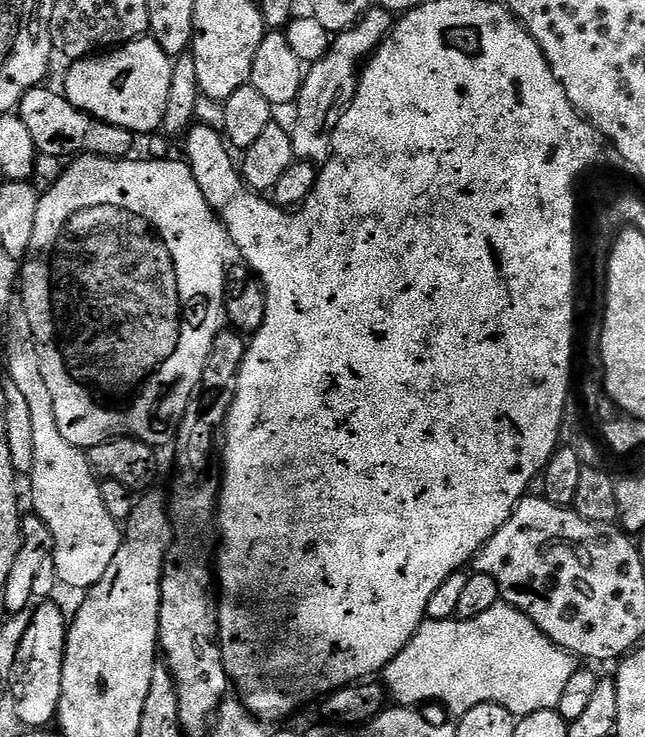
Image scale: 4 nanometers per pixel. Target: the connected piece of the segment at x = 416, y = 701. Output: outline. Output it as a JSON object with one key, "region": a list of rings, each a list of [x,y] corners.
{"region":[[[501,602],[490,606],[486,614],[478,614],[478,618],[425,619],[414,638],[410,638],[404,649],[384,667],[382,683],[389,697],[400,706],[424,706],[420,704],[437,700],[453,712],[453,717],[459,718],[466,714],[466,710],[474,710],[474,706],[482,702],[494,702],[498,706],[506,706],[506,710],[519,718],[538,710],[556,709],[577,667],[577,657],[542,634],[525,612]]]}

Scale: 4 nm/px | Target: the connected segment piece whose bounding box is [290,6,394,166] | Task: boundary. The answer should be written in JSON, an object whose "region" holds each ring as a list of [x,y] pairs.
{"region":[[[379,6],[369,8],[359,22],[353,24],[347,32],[339,33],[329,43],[327,54],[319,57],[313,63],[316,64],[313,68],[311,65],[305,71],[300,97],[294,105],[296,121],[290,124],[296,160],[305,160],[317,166],[328,163],[328,157],[332,155],[332,139],[338,122],[342,114],[346,114],[346,110],[351,108],[352,99],[356,97],[358,73],[366,58],[371,57],[372,53],[384,43],[384,38],[393,24],[393,13]]]}

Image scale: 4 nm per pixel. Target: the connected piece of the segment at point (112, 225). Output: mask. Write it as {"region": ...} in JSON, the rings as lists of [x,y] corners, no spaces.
{"region":[[[82,156],[73,159],[65,167],[64,173],[58,178],[58,182],[54,182],[54,186],[50,186],[50,190],[39,197],[34,219],[33,237],[30,238],[29,250],[22,261],[22,288],[24,284],[22,303],[26,314],[30,318],[30,326],[34,330],[34,338],[38,346],[38,358],[42,362],[42,378],[46,378],[46,387],[50,390],[50,398],[54,398],[54,418],[58,418],[58,430],[62,430],[62,438],[66,438],[66,442],[85,450],[93,448],[98,442],[112,440],[115,436],[133,436],[135,440],[141,440],[153,446],[171,445],[175,441],[176,431],[180,428],[180,419],[186,414],[188,404],[199,389],[202,370],[206,366],[210,354],[210,346],[216,335],[222,331],[222,321],[225,319],[226,275],[224,276],[224,271],[228,268],[228,244],[230,248],[228,231],[224,228],[220,217],[212,211],[212,207],[206,202],[206,198],[192,173],[192,167],[187,162],[183,159],[172,160],[173,158],[136,159],[111,160],[105,156]]]}

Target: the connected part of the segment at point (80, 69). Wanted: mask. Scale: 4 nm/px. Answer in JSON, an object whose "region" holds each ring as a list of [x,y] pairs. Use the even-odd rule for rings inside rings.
{"region":[[[131,40],[119,48],[75,61],[64,80],[62,92],[78,110],[97,116],[99,120],[122,126],[133,134],[152,134],[164,123],[172,66],[173,61],[156,40]]]}

